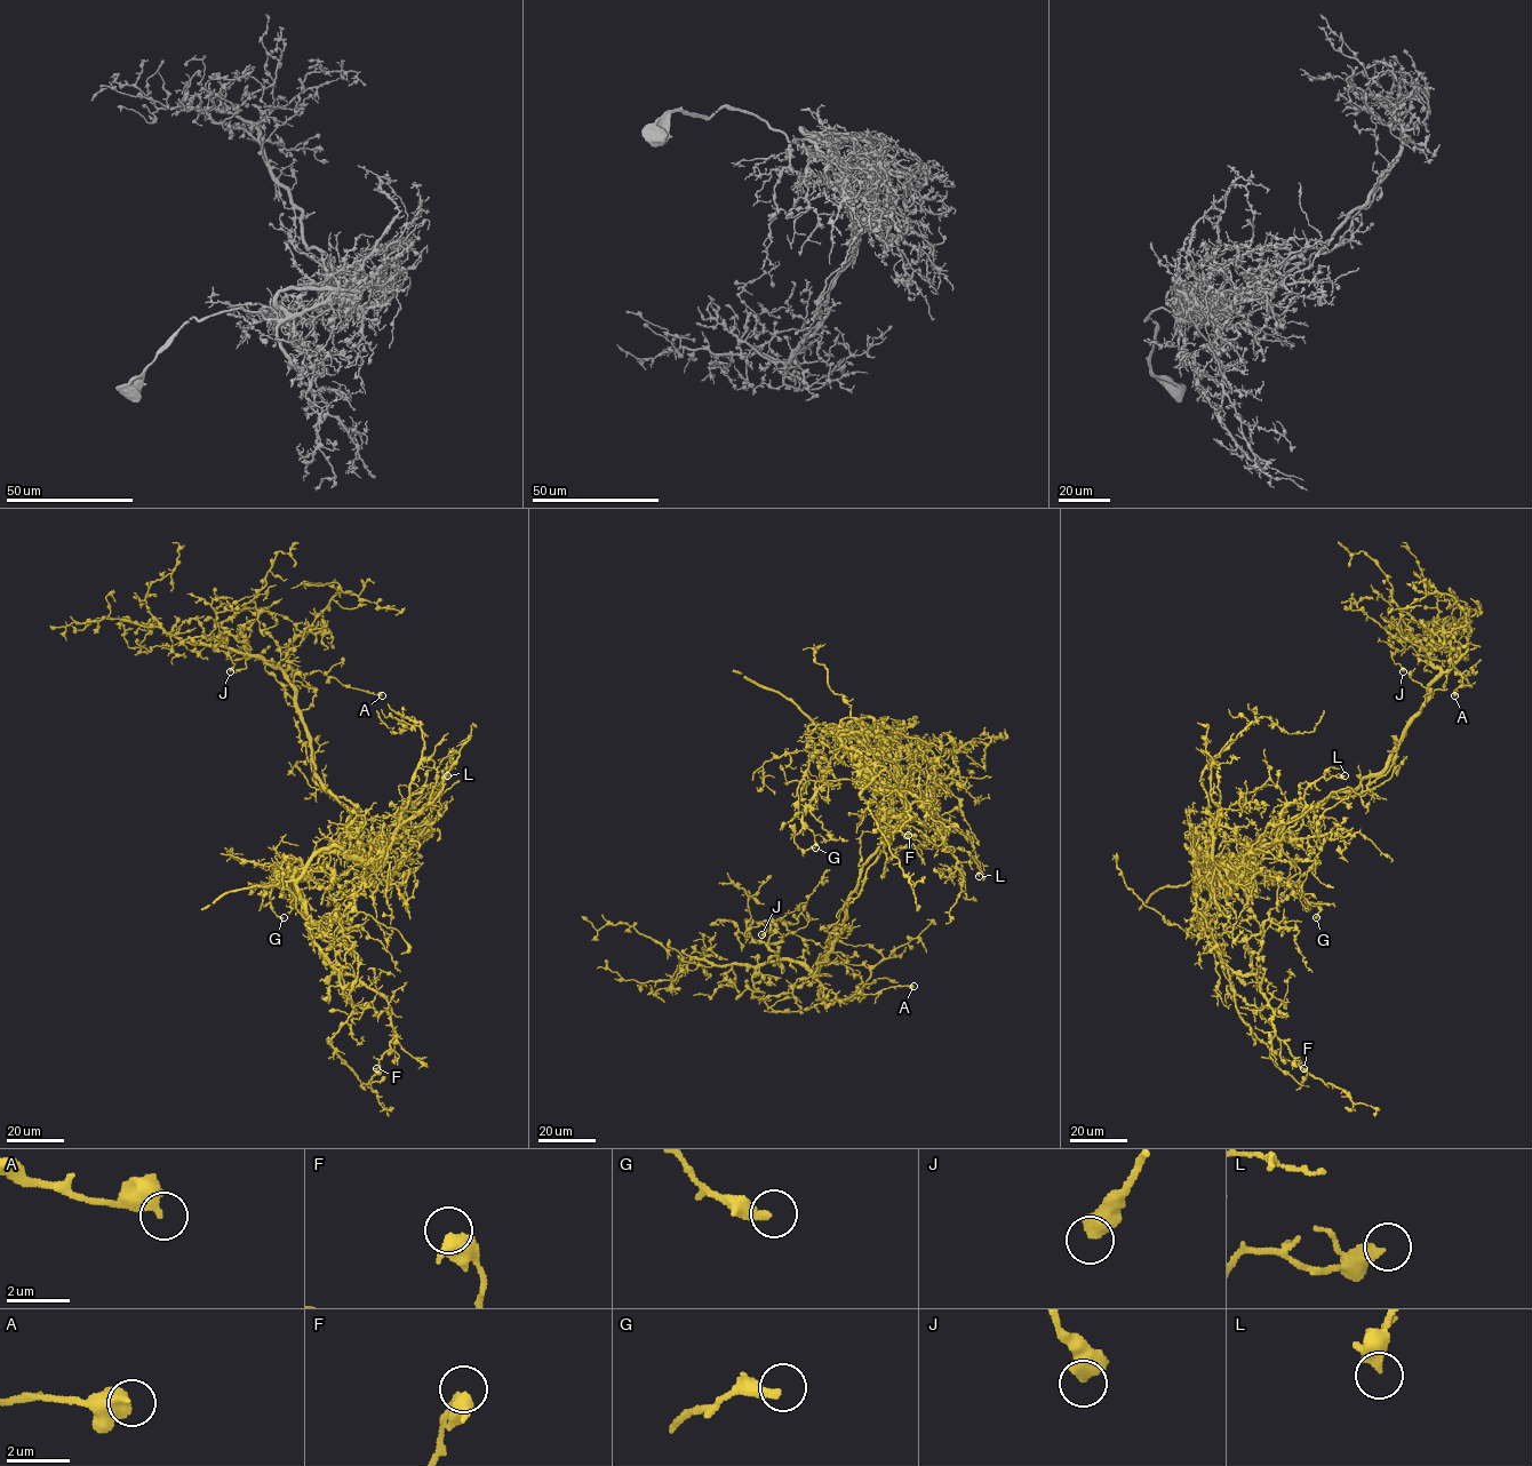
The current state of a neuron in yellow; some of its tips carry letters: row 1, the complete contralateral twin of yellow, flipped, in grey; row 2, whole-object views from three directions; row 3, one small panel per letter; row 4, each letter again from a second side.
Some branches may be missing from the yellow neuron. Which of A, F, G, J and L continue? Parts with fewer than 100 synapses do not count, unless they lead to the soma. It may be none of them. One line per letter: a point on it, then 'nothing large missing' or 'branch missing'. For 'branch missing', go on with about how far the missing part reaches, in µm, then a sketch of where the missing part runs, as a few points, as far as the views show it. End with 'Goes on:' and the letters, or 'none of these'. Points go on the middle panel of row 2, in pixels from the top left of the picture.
A: place (914, 986); nothing large missing
F: place (908, 835); nothing large missing
G: place (815, 847); nothing large missing
J: place (761, 934); nothing large missing
L: place (979, 876); nothing large missing
Goes on: none of these

